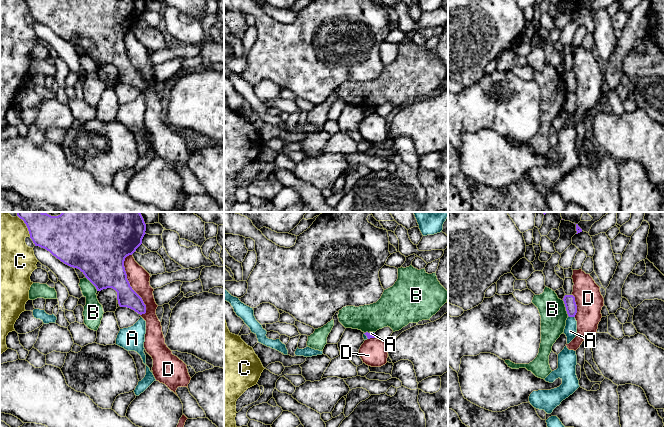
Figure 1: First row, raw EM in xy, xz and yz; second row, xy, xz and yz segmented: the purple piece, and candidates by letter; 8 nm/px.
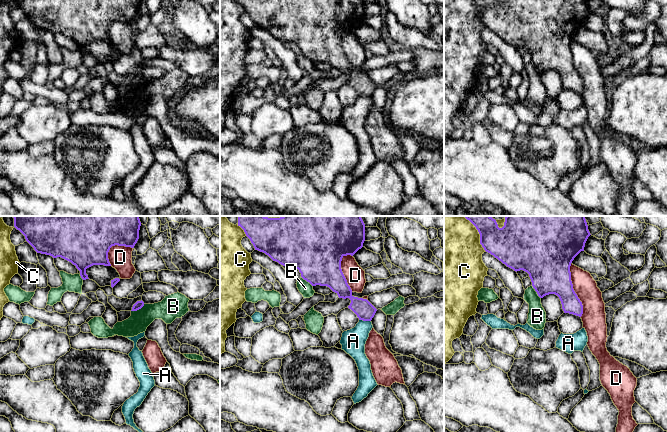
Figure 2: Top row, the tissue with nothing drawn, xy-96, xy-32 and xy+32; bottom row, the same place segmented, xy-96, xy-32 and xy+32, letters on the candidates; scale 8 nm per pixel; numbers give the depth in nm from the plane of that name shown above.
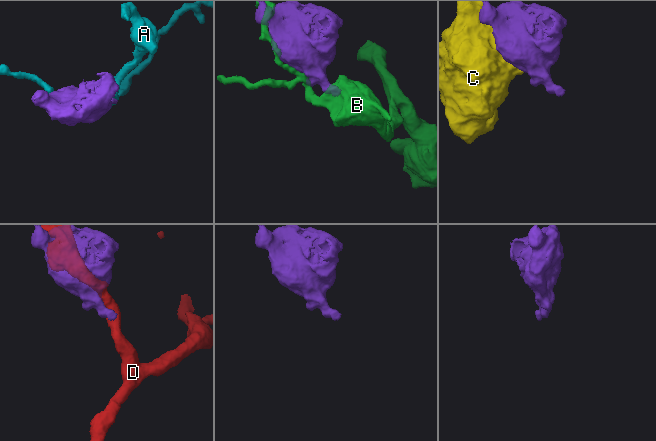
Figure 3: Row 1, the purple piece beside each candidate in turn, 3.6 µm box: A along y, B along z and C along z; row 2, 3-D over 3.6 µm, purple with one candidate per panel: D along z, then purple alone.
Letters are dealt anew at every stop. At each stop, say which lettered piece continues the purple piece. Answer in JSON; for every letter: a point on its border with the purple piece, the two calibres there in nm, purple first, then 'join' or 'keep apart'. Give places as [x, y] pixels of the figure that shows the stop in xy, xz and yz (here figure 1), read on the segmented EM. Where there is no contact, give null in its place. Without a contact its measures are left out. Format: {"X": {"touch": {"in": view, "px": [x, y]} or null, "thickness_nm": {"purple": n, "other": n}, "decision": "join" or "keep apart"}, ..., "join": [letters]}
{"A": {"touch": {"in": "yz", "px": [571, 316]}, "thickness_nm": {"purple": 100, "other": 100}, "decision": "keep apart"}, "B": {"touch": {"in": "yz", "px": [566, 308]}, "thickness_nm": {"purple": 100, "other": 220}, "decision": "keep apart"}, "C": {"touch": {"in": "xy", "px": [26, 225]}, "thickness_nm": {"purple": 280, "other": 400}, "decision": "keep apart"}, "D": {"touch": {"in": "xy", "px": [129, 285]}, "thickness_nm": {"purple": 320, "other": 170}, "decision": "keep apart"}, "join": []}

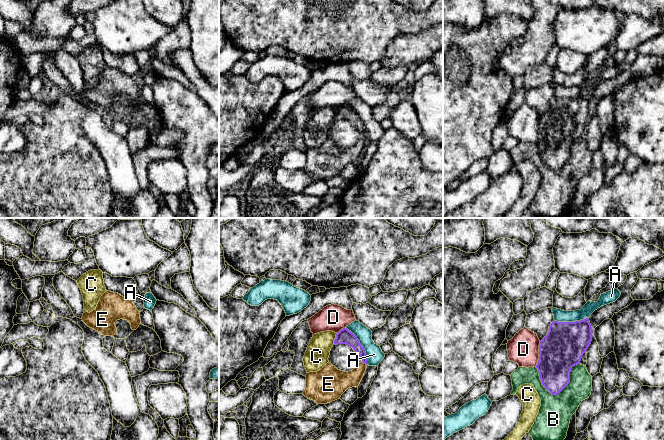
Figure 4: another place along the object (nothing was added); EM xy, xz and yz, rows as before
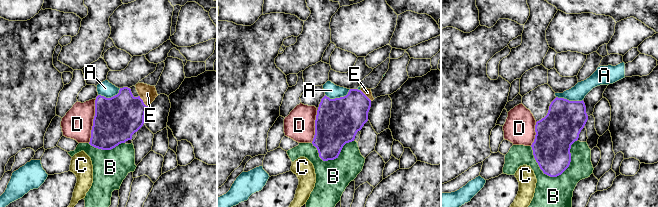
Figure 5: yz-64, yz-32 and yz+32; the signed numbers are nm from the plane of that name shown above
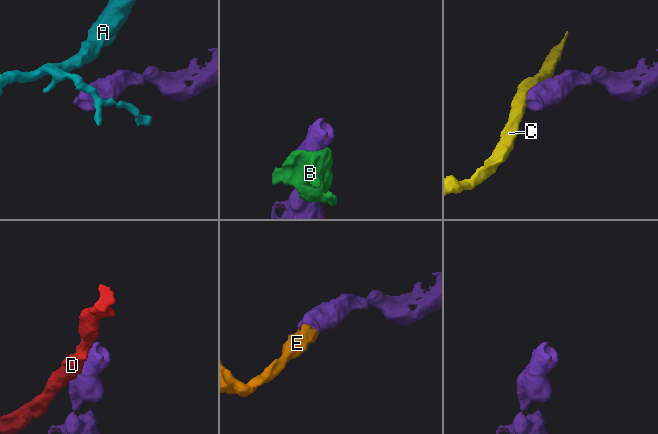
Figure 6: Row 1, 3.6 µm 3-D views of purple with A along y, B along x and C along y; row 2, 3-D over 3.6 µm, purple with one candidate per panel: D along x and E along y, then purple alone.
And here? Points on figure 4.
{"A": {"touch": {"in": "xz", "px": [361, 345]}, "thickness_nm": {"purple": 120, "other": 130}, "decision": "keep apart"}, "B": {"touch": {"in": "yz", "px": [558, 393]}, "thickness_nm": {"purple": 280, "other": 280}, "decision": "keep apart"}, "C": {"touch": {"in": "xz", "px": [335, 339]}, "thickness_nm": {"purple": 120, "other": 190}, "decision": "keep apart"}, "D": {"touch": {"in": "yz", "px": [539, 354]}, "thickness_nm": {"purple": 340, "other": 260}, "decision": "keep apart"}, "E": {"touch": {"in": "xz", "px": [364, 363]}, "thickness_nm": {"purple": 110, "other": 180}, "decision": "join"}, "join": ["E"]}

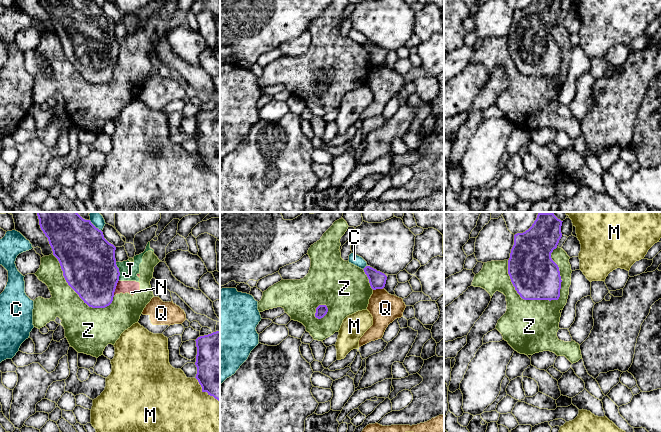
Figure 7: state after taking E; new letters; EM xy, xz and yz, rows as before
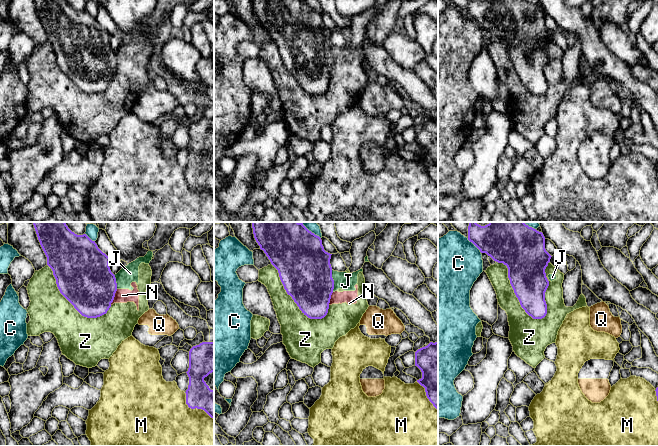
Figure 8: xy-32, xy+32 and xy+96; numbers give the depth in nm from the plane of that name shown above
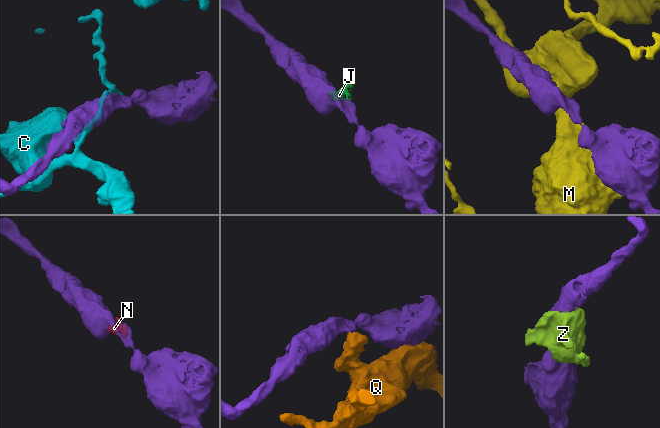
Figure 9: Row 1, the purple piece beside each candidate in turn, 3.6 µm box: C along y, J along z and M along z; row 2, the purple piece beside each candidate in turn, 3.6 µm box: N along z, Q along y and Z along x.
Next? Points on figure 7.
{"C": {"touch": {"in": "xz", "px": [365, 267]}, "thickness_nm": {"purple": 140, "other": 90}, "decision": "keep apart"}, "J": {"touch": {"in": "xy", "px": [118, 271]}, "thickness_nm": {"purple": 440, "other": 150}, "decision": "keep apart"}, "M": {"touch": {"in": "xy", "px": [205, 391]}, "thickness_nm": {"purple": 380, "other": 440}, "decision": "keep apart"}, "N": {"touch": {"in": "xy", "px": [115, 288]}, "thickness_nm": {"purple": 420, "other": 100}, "decision": "keep apart"}, "Q": {"touch": {"in": "xz", "px": [378, 288]}, "thickness_nm": {"purple": 140, "other": 240}, "decision": "keep apart"}, "Z": {"touch": {"in": "yz", "px": [559, 290]}, "thickness_nm": {"purple": 380, "other": 280}, "decision": "keep apart"}, "join": []}

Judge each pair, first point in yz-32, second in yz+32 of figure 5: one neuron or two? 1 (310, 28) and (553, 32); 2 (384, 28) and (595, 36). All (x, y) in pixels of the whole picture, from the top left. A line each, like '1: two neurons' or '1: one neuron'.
1: two neurons
2: one neuron

